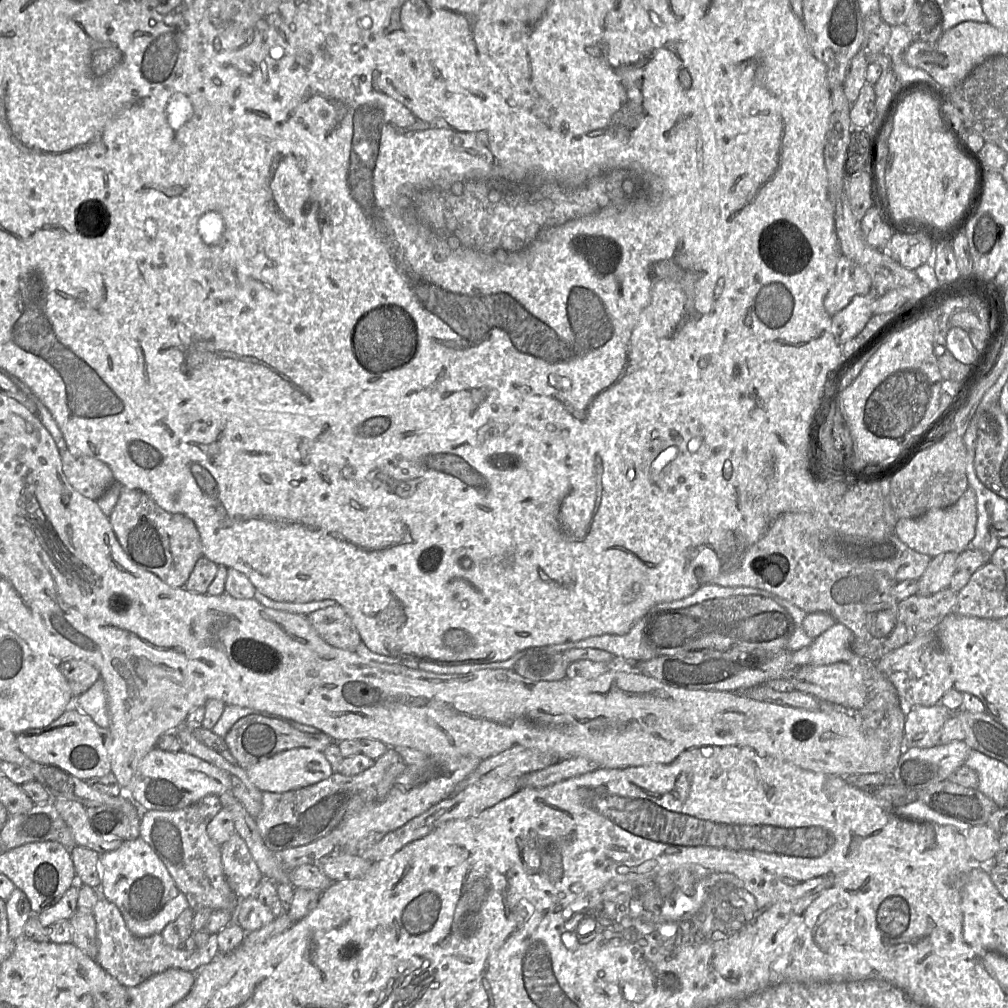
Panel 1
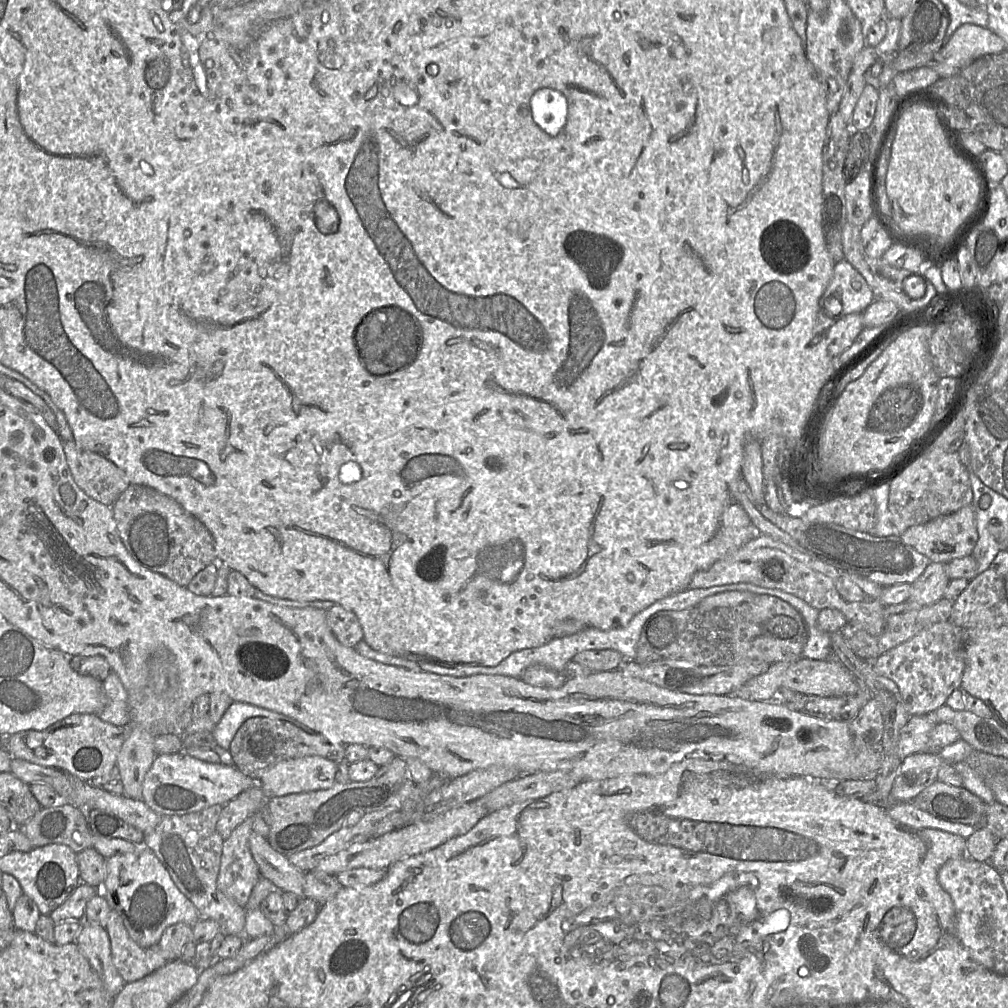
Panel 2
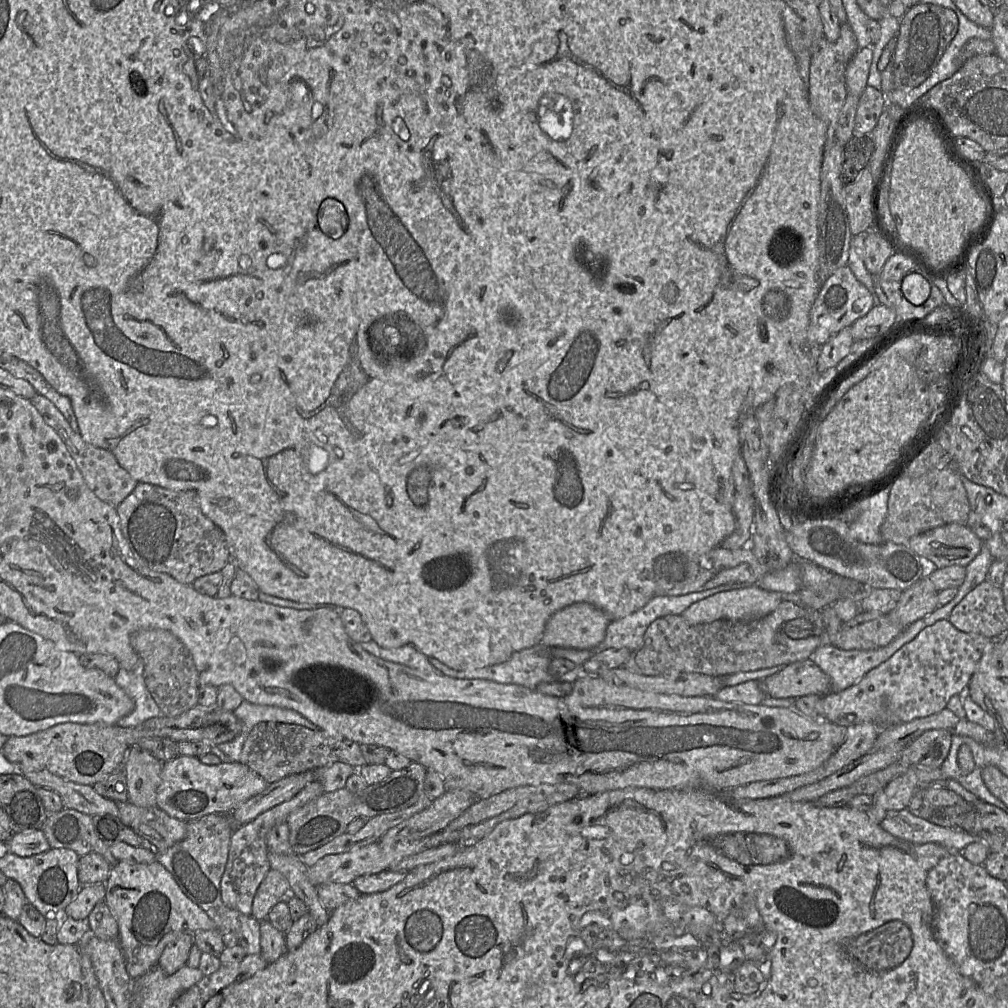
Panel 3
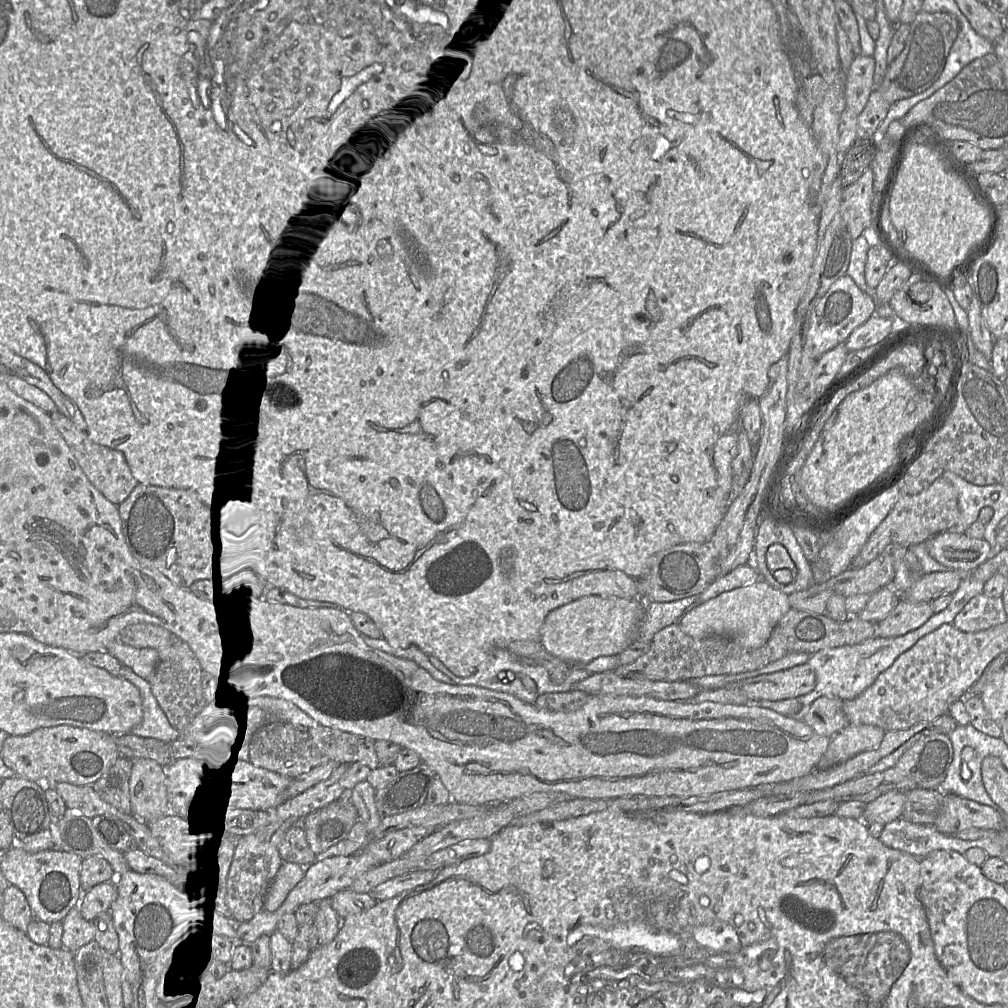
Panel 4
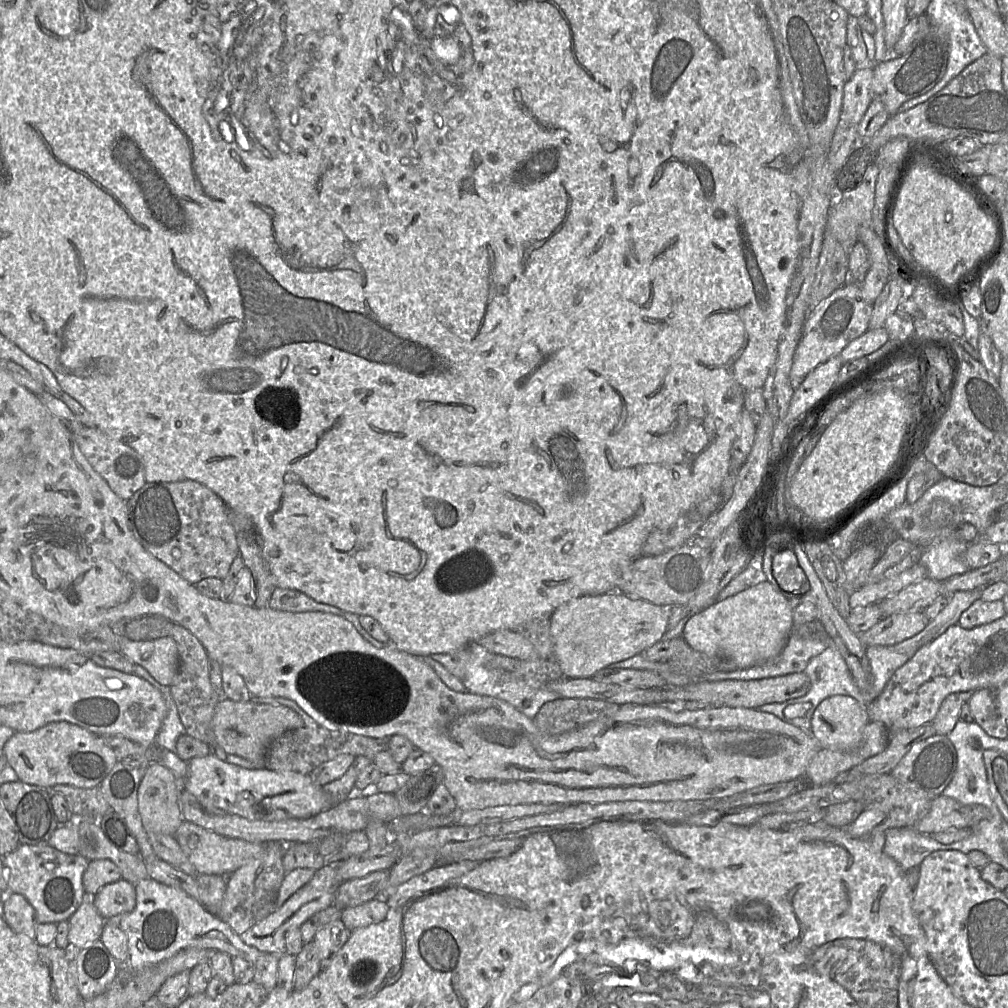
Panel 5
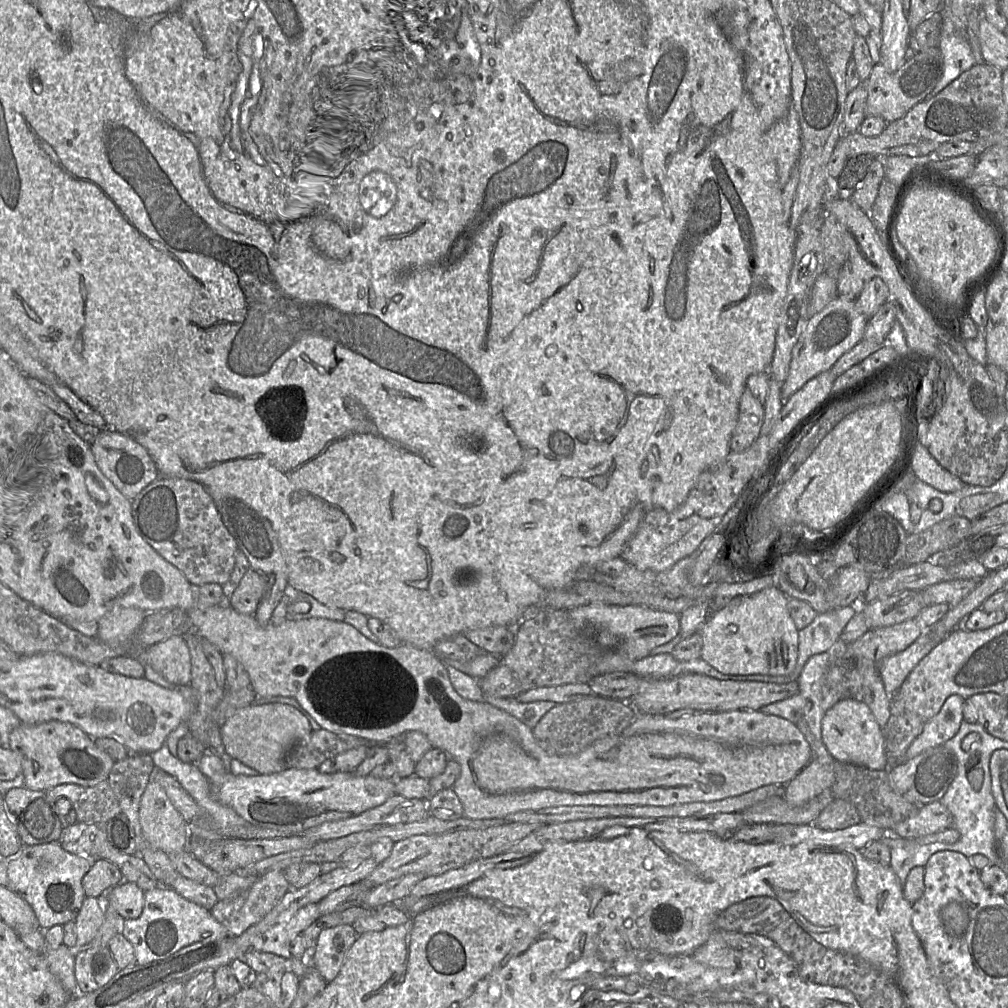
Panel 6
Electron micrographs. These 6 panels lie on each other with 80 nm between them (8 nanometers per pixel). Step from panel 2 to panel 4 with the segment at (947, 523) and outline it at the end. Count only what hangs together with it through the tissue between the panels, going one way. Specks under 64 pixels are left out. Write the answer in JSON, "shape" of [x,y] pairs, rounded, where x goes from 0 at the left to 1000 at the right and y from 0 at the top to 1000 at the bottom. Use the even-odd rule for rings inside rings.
{"shape":[[[934,528],[919,537],[924,553],[933,560],[951,566],[963,567],[978,558],[986,545],[977,535],[966,535],[957,529]]]}

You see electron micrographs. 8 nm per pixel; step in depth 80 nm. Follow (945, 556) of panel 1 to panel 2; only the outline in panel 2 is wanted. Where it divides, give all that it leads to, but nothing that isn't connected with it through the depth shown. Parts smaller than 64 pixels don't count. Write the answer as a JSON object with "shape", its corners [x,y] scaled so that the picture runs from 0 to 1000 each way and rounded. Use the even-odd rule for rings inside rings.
{"shape":[[[924,558],[904,579],[904,588],[900,596],[909,597],[913,600],[927,599],[936,593],[941,577],[938,559]]]}

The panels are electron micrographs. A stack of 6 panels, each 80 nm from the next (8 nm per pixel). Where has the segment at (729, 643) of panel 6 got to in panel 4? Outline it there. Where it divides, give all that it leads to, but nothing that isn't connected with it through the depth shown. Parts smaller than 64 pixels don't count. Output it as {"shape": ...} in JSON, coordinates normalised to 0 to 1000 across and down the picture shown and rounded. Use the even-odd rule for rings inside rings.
{"shape":[[[756,574],[727,584],[693,599],[678,609],[674,615],[676,625],[689,634],[702,631],[723,632],[734,641],[750,644],[763,634],[773,615],[785,604],[783,592]]]}

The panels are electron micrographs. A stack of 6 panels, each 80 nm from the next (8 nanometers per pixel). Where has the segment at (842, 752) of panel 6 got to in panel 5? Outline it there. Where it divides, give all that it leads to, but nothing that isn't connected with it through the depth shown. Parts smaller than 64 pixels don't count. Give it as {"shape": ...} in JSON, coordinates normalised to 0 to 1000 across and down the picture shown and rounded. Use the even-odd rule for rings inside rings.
{"shape":[[[827,689],[818,692],[809,702],[805,711],[806,730],[813,743],[843,745],[852,740],[856,723],[863,715],[859,700],[840,689]]]}

